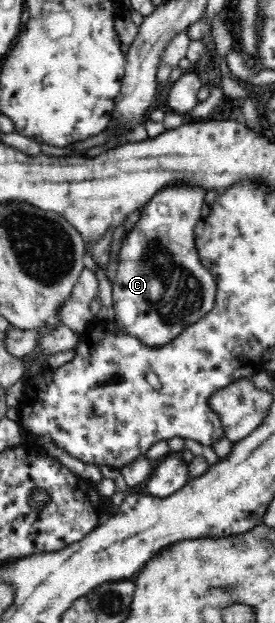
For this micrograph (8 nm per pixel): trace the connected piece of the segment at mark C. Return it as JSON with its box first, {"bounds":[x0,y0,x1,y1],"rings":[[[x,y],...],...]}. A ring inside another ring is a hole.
{"bounds":[112,185,216,348],"rings":[[[175,185],[174,187],[167,187],[160,190],[143,208],[140,212],[140,218],[137,220],[135,227],[128,232],[122,240],[120,253],[118,255],[117,270],[112,282],[112,298],[114,308],[115,327],[119,331],[123,331],[139,340],[149,347],[161,348],[169,344],[173,339],[176,339],[187,327],[194,325],[203,316],[213,310],[216,303],[216,282],[212,274],[205,268],[201,262],[199,253],[196,249],[196,224],[202,220],[201,206],[204,205],[203,198],[205,198],[205,191],[197,189],[197,187],[183,187],[183,185]]]}

